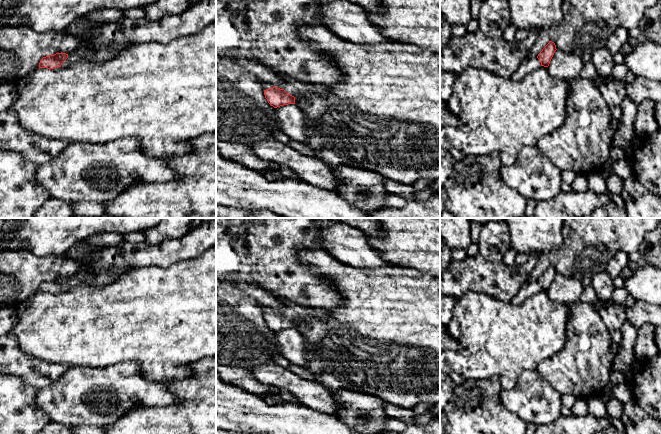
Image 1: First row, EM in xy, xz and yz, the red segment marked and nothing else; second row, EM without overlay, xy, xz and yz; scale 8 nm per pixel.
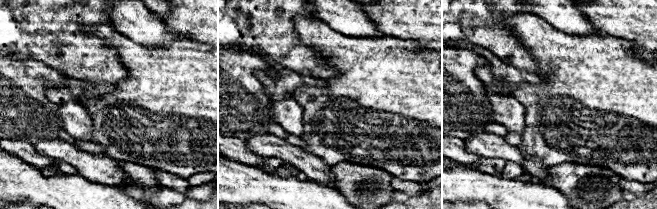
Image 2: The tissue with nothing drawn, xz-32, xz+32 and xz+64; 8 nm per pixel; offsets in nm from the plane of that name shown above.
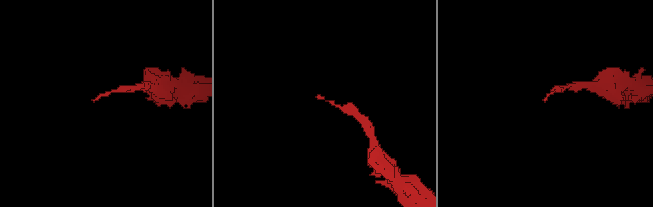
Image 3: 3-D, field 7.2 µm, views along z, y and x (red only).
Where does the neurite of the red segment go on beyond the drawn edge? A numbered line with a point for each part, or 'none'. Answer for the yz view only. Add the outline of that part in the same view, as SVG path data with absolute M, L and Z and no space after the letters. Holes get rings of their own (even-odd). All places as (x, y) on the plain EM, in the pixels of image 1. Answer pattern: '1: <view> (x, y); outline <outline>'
1: yz (528, 289); outline M537 281L527 282L519 290L518 294L513 297L511 303L519 306L521 305L528 297L533 296L534 294L541 291L541 286Z

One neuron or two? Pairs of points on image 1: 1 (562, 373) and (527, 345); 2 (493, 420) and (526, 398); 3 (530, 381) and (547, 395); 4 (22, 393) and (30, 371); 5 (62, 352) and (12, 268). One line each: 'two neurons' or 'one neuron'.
1: two neurons
2: two neurons
3: one neuron
4: two neurons
5: two neurons

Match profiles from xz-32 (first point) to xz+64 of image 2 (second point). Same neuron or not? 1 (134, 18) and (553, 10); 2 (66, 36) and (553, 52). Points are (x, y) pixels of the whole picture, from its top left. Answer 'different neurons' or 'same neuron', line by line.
1: same neuron
2: different neurons

